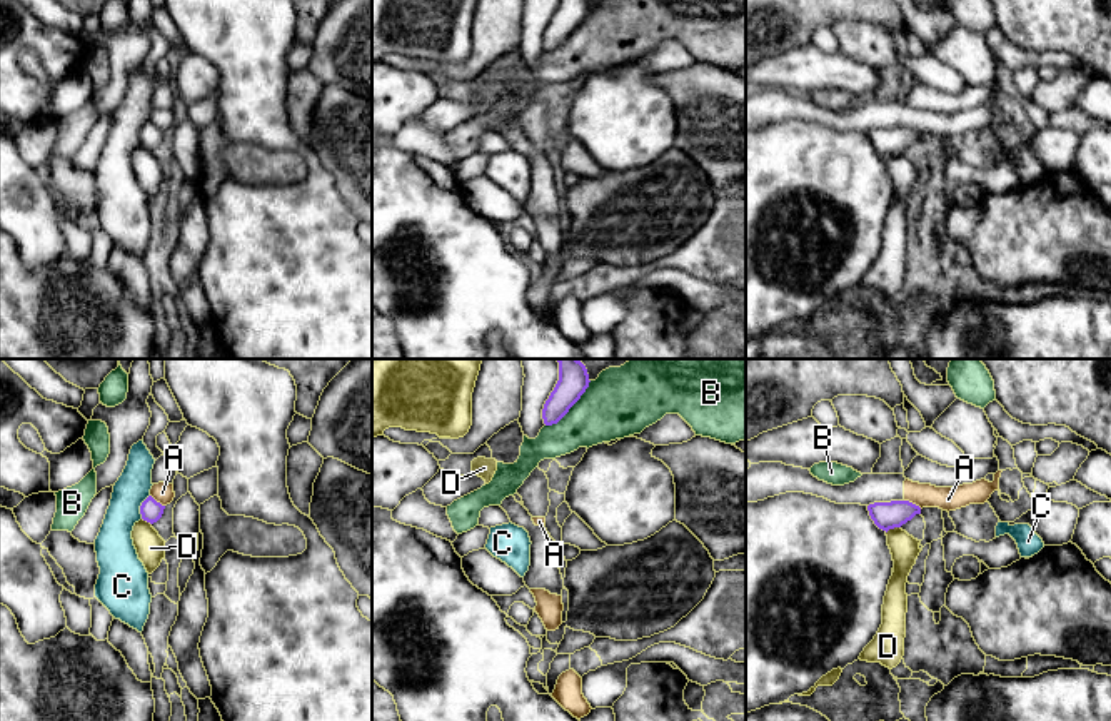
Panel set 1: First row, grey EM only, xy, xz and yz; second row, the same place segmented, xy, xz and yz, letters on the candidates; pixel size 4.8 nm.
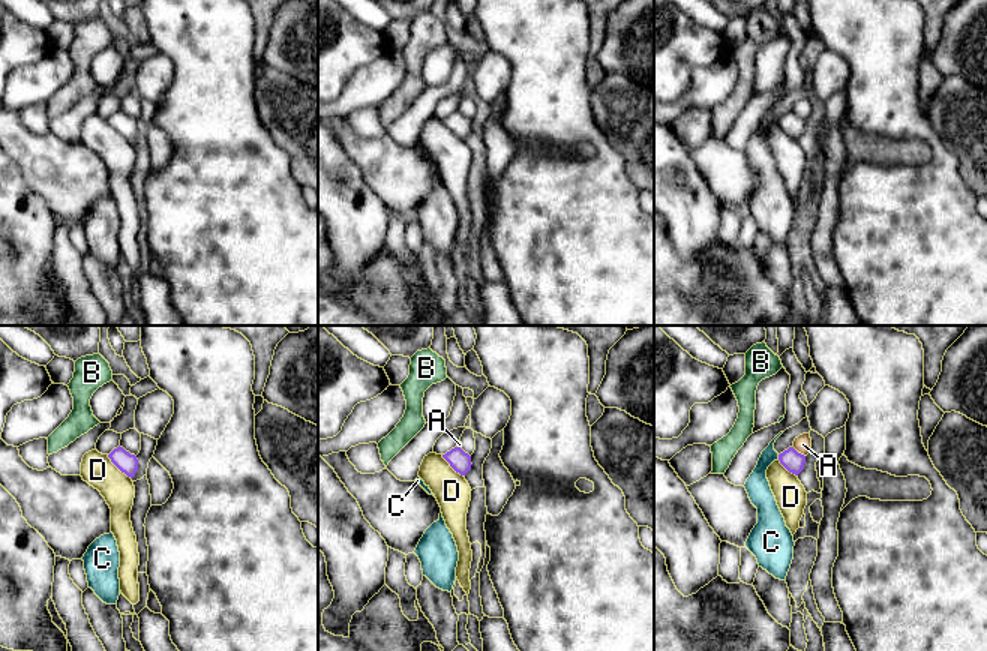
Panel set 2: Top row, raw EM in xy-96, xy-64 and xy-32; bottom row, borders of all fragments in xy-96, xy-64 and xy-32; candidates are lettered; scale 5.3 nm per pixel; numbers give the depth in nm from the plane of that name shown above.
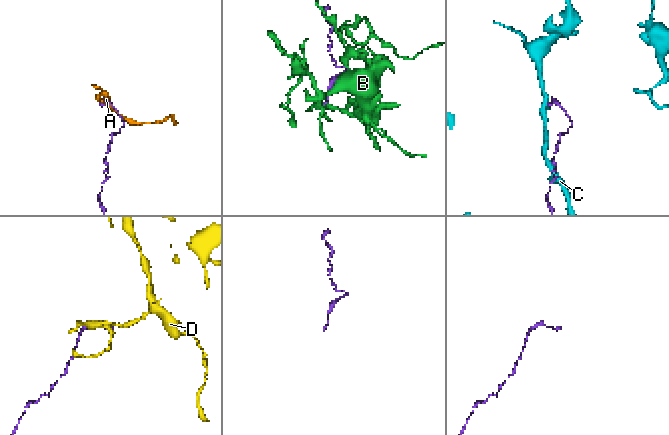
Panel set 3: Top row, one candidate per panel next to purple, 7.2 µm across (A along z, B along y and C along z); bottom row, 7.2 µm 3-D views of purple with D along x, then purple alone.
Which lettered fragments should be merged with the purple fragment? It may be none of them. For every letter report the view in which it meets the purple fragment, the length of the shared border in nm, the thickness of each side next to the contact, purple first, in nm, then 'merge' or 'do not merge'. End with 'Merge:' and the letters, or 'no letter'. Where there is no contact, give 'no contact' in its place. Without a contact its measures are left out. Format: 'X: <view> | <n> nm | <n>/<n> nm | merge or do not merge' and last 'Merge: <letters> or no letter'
A: yz | 100 nm | 130/110 nm | do not merge
B: xz | 320 nm | 140/320 nm | do not merge
C: xy | 130 nm | 100/190 nm | do not merge
D: yz | 80 nm | 130/140 nm | do not merge
Merge: no letter

